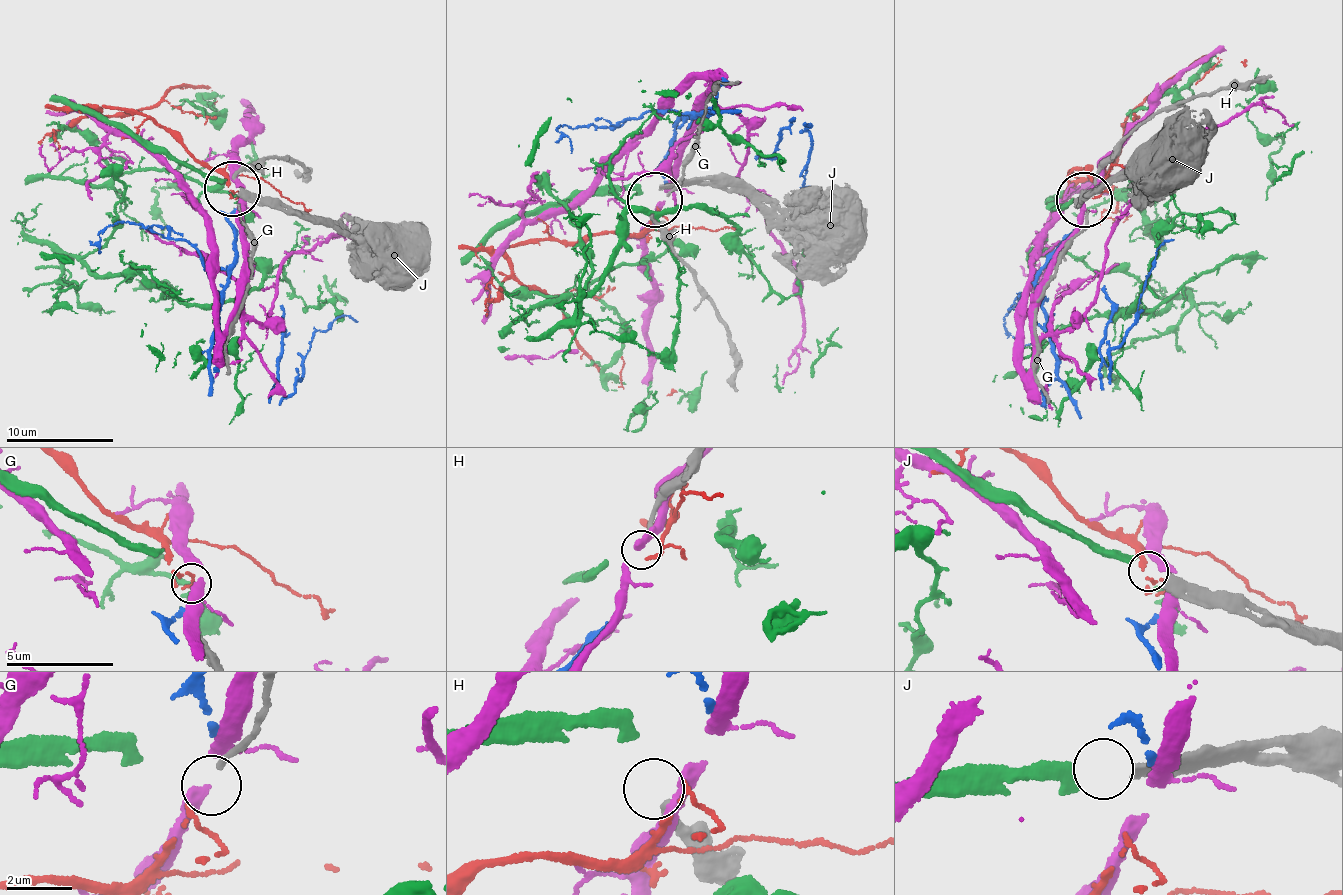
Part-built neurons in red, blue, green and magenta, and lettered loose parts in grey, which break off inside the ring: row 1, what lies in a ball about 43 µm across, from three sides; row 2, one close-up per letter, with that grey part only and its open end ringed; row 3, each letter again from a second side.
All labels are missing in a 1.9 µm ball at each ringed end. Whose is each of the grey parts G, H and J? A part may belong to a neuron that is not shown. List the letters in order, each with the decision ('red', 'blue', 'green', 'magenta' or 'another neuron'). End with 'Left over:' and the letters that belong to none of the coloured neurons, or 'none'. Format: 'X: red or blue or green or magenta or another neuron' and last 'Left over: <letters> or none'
G: red
H: another neuron
J: green
Left over: H

